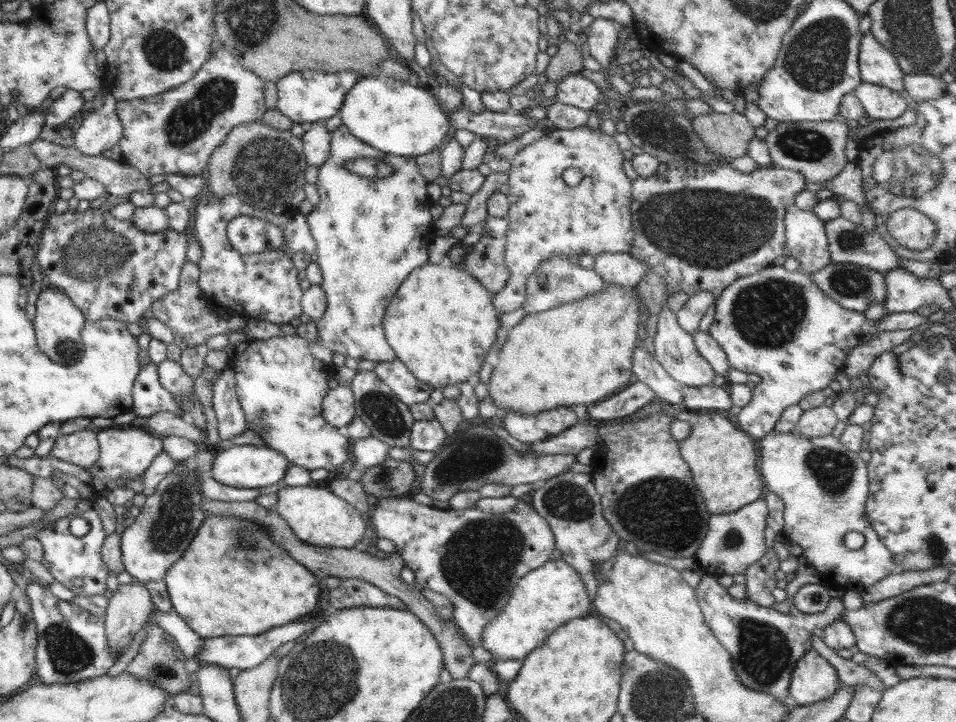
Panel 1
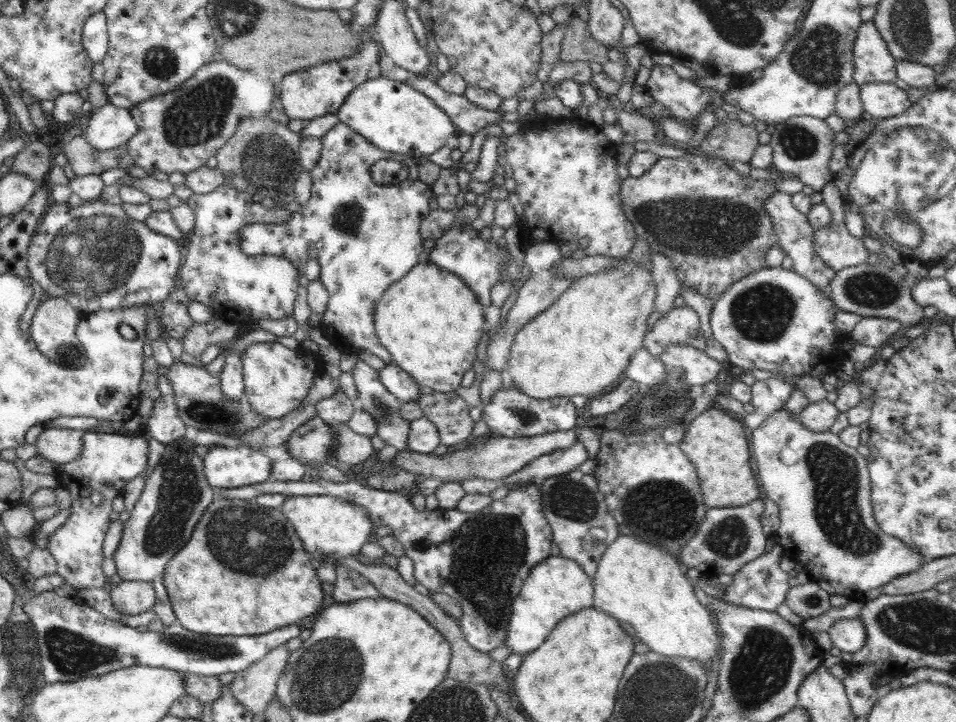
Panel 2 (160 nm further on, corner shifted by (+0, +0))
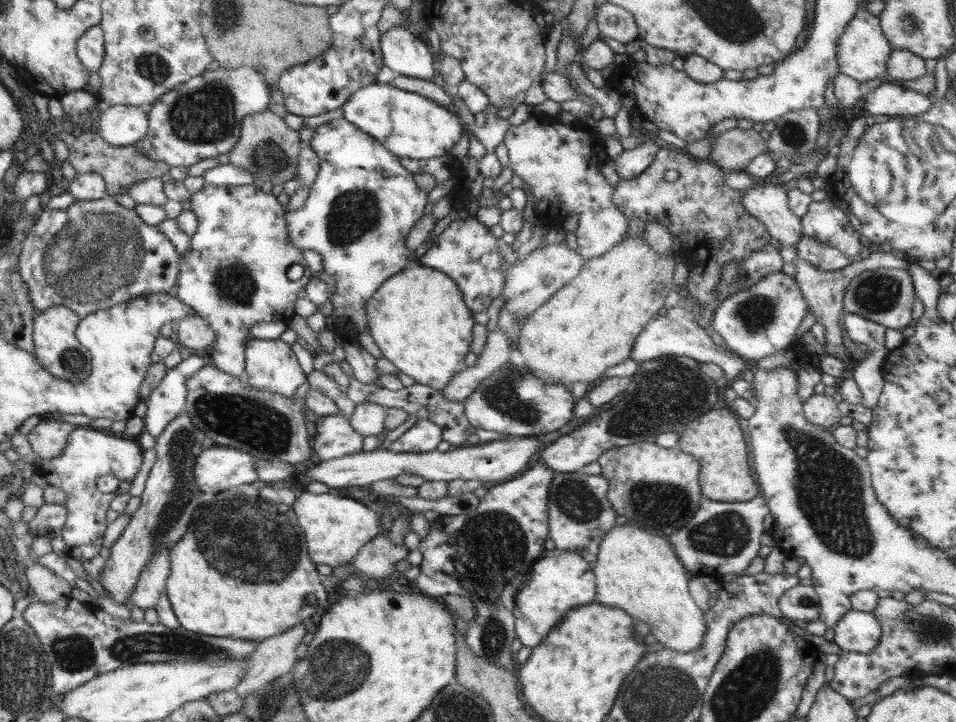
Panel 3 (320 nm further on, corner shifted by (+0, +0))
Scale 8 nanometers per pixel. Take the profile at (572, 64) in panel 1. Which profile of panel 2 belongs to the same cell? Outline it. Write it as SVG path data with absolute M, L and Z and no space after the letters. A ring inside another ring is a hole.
M580 18L568 22L561 44L560 62L586 62L600 65L609 61L610 48L598 44Z

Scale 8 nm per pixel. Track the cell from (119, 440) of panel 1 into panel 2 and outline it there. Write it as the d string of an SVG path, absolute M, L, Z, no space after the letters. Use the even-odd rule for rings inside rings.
M108 428L100 430L86 430L83 436L83 449L80 453L80 460L60 464L60 472L56 475L59 484L68 490L71 495L72 514L67 518L66 523L55 531L46 540L46 550L55 558L57 574L66 580L74 589L103 588L106 576L102 571L104 562L103 543L109 530L108 517L113 512L112 501L122 494L127 484L140 476L148 465L149 446L147 440L141 435L124 435L121 432L114 432Z

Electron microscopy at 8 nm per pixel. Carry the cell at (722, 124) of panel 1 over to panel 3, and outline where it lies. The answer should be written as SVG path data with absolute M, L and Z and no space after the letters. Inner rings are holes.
M740 128L722 132L711 149L709 159L729 172L745 169L753 158L769 151L766 141L758 132Z

